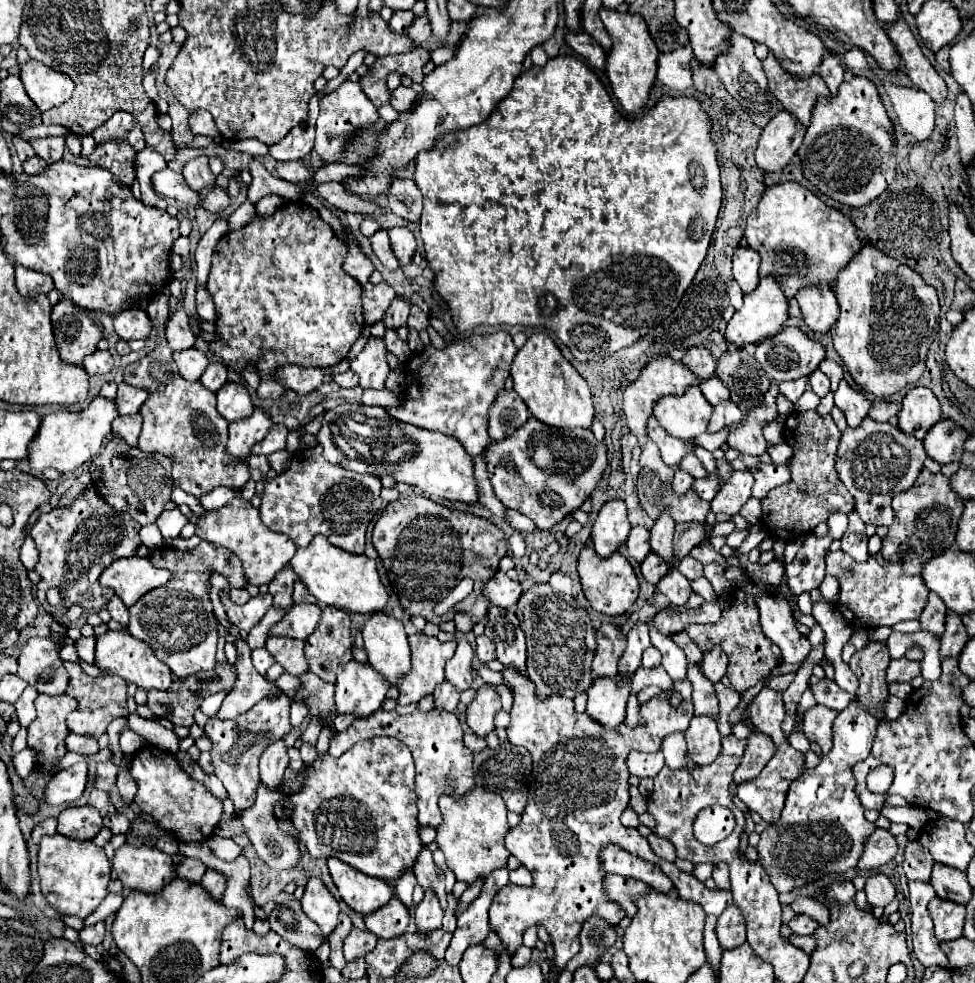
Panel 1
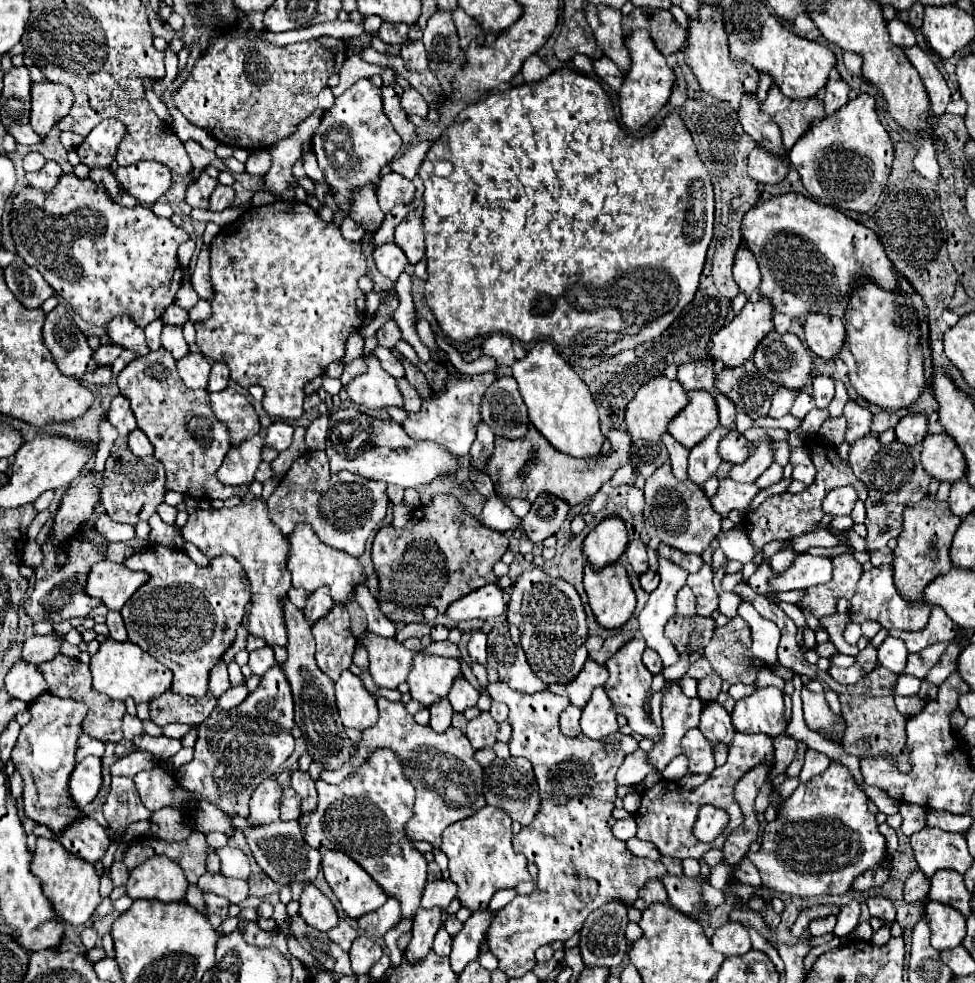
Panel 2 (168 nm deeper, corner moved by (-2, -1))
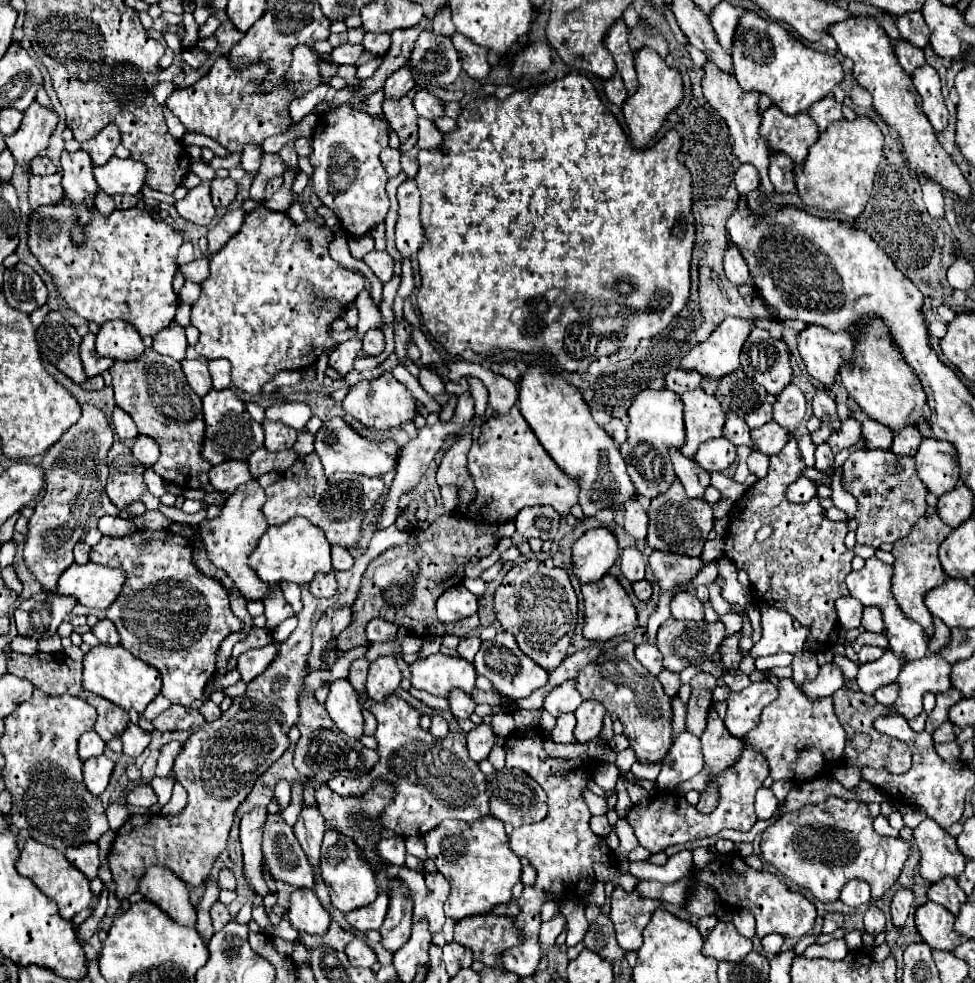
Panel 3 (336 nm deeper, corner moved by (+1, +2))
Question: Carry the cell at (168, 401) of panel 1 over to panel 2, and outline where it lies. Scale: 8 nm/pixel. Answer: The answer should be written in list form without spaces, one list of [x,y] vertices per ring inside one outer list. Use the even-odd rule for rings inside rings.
[[[157,349],[145,357],[133,359],[117,377],[119,391],[129,399],[139,429],[155,447],[155,457],[165,467],[167,491],[183,493],[193,499],[227,499],[235,493],[245,495],[247,487],[227,487],[215,477],[225,453],[229,451],[227,427],[213,415],[207,391],[183,387],[177,365],[167,349]]]

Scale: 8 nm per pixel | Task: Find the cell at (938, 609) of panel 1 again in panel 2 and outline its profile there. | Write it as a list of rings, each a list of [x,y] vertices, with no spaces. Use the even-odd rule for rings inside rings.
[[[937,605],[931,607],[931,617],[925,629],[921,631],[889,631],[891,637],[899,637],[905,641],[909,653],[917,653],[923,647],[935,645],[939,641],[953,641],[957,635],[959,627],[955,627],[955,623],[951,623],[951,619],[945,615],[945,611]]]

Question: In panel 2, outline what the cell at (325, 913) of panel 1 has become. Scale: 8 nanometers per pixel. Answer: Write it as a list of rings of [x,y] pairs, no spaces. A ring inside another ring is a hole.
[[[315,885],[305,887],[299,899],[299,905],[301,905],[299,915],[303,917],[303,921],[315,927],[317,931],[329,931],[339,921],[333,903]]]

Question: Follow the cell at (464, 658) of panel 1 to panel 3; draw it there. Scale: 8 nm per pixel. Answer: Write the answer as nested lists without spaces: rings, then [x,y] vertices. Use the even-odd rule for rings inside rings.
[[[454,688],[450,694],[448,694],[448,704],[450,704],[450,710],[456,718],[470,718],[470,714],[474,712],[474,700],[462,692],[460,688]]]

